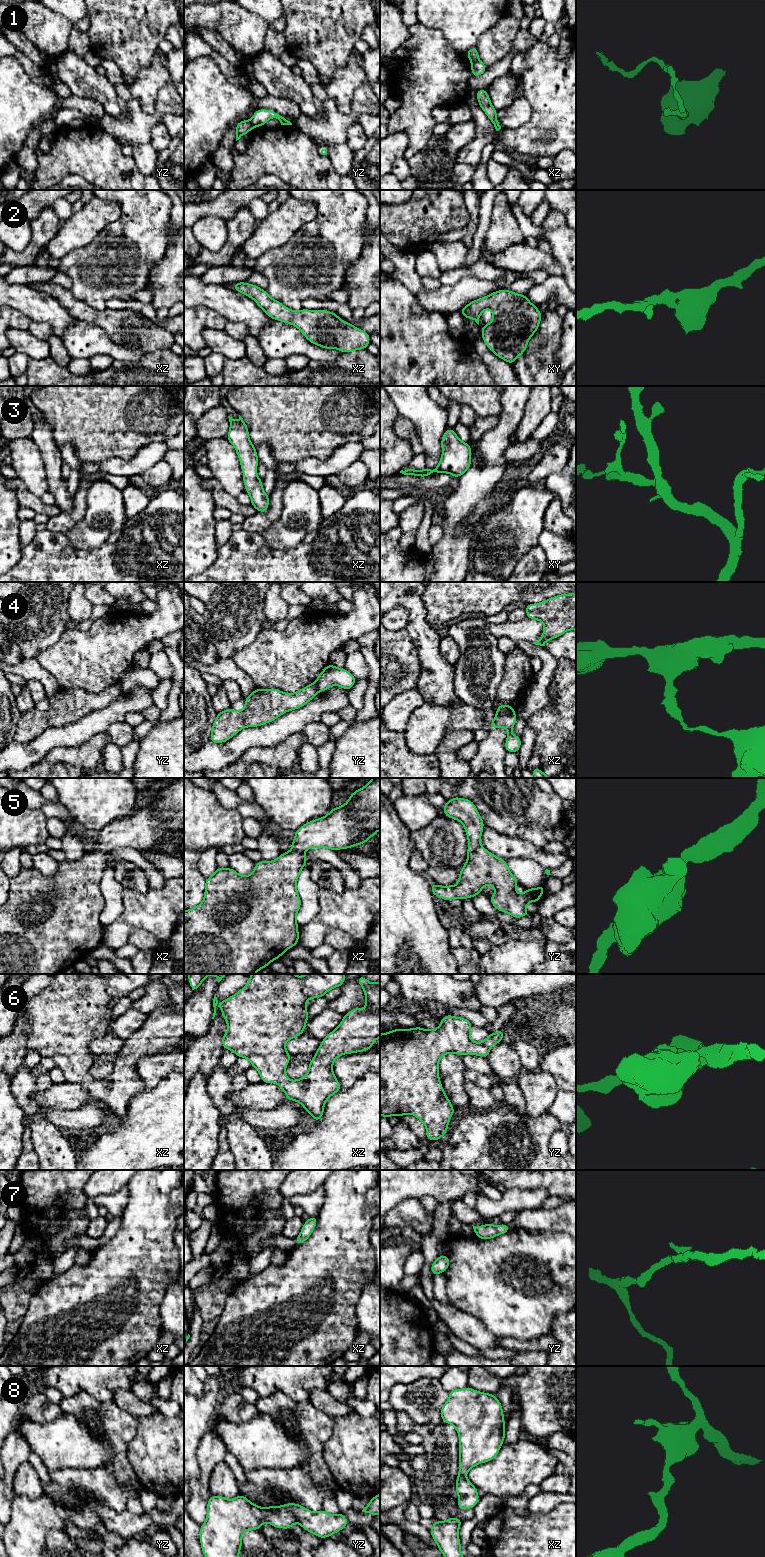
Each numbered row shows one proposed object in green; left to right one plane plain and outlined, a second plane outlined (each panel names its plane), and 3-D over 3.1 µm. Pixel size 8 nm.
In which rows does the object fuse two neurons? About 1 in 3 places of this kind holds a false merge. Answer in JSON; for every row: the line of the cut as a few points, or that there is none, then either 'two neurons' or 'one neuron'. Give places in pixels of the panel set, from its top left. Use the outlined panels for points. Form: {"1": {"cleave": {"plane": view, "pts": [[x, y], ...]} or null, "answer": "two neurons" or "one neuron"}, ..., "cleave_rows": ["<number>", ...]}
{"1": {"cleave": {"plane": "yz", "pts": [[249, 120], [252, 127]]}, "answer": "two neurons"}, "2": {"cleave": null, "answer": "one neuron"}, "3": {"cleave": null, "answer": "one neuron"}, "4": {"cleave": {"plane": "xz", "pts": [[514, 713], [497, 715]]}, "answer": "two neurons"}, "5": {"cleave": null, "answer": "one neuron"}, "6": {"cleave": null, "answer": "one neuron"}, "7": {"cleave": null, "answer": "one neuron"}, "8": {"cleave": null, "answer": "one neuron"}, "cleave_rows": ["1", "4"]}

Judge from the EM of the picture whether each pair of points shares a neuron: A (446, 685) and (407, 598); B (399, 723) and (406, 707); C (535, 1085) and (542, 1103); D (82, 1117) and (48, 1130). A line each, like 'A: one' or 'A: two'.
A: one
B: one
C: one
D: two

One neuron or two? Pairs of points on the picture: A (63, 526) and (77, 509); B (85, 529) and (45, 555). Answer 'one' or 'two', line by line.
A: one
B: two

